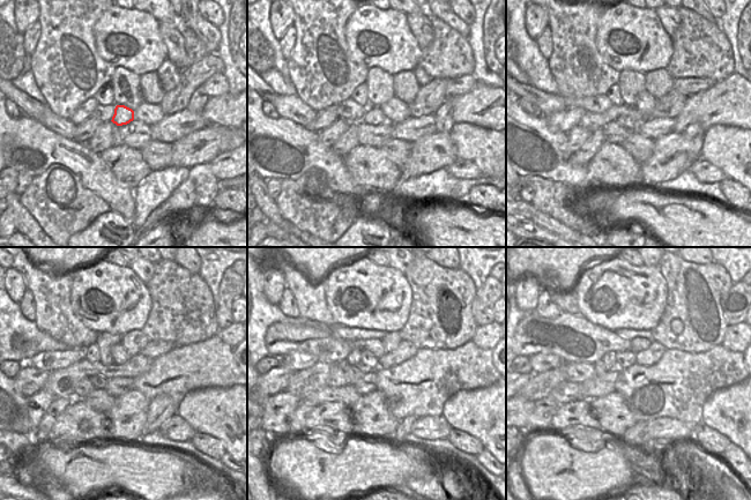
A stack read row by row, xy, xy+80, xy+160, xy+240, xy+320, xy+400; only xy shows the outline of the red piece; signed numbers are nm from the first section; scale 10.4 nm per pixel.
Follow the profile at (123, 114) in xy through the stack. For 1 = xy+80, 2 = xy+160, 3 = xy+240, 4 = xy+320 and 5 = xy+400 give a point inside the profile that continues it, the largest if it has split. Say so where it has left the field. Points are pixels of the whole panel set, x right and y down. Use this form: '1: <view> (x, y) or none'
1: xy+80 (373, 116)
2: xy+160 (625, 121)
3: xy+240 (99, 381)
4: xy+320 (352, 374)
5: xy+400 (600, 367)

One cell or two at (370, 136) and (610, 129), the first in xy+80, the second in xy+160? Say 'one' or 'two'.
one

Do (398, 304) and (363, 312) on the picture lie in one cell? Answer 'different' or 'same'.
same

